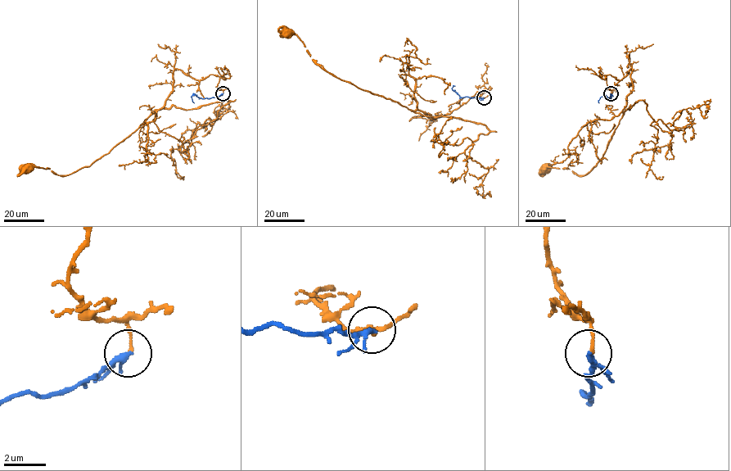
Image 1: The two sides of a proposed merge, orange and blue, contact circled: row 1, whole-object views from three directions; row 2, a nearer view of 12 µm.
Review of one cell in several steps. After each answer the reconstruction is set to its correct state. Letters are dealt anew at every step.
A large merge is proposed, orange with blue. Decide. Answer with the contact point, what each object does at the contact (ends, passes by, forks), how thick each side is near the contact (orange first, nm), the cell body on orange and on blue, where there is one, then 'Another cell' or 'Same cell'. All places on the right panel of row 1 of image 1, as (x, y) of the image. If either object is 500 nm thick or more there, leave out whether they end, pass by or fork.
Place: (611, 93). At the ring orange ends. At the ring blue passes by. Thickness 130 nm (orange) against 200 nm. Soma of orange: (546, 168). Soma of blue: none. Another cell

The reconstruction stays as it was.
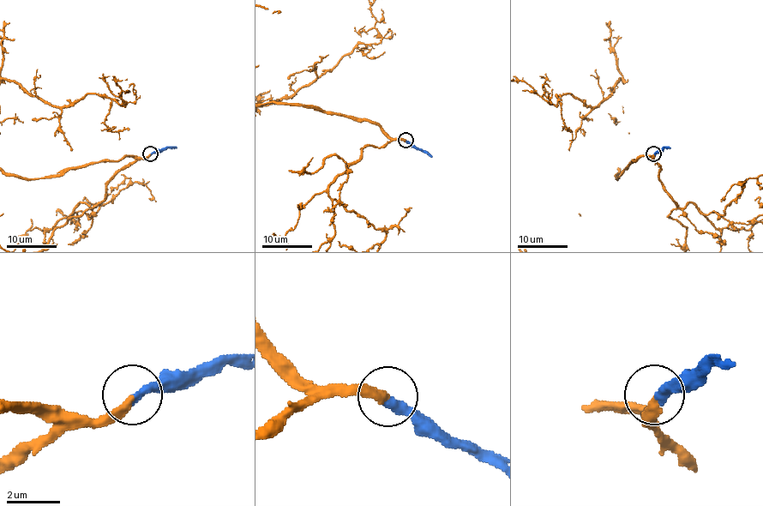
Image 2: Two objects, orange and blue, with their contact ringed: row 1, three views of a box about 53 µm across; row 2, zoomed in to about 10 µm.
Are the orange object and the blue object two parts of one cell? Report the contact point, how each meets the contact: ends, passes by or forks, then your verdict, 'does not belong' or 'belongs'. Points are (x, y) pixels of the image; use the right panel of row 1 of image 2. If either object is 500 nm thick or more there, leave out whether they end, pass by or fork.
at (653, 153); orange ends there; blue ends there; belongs

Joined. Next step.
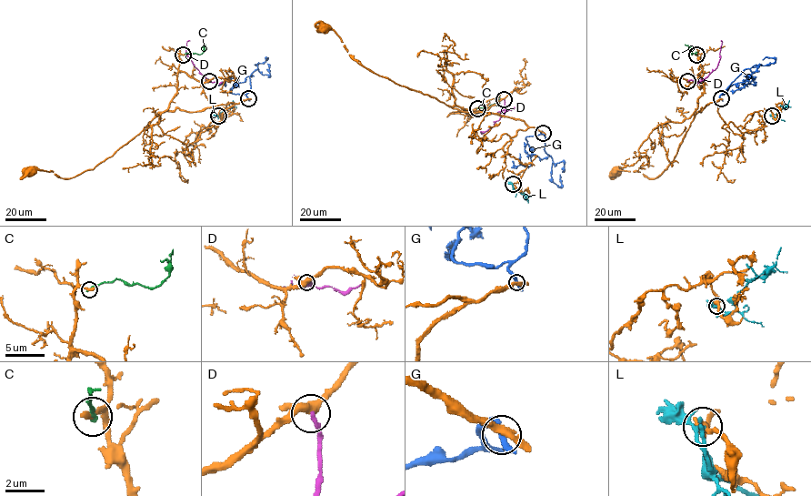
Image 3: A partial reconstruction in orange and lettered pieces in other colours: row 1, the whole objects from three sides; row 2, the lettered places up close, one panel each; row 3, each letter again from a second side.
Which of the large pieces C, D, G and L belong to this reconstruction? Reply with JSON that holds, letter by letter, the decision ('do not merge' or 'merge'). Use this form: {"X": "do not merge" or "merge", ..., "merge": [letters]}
{"C": "do not merge", "D": "do not merge", "G": "do not merge", "L": "do not merge", "merge": []}

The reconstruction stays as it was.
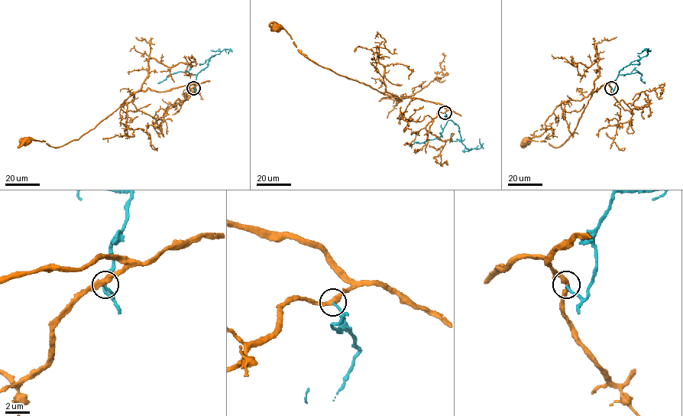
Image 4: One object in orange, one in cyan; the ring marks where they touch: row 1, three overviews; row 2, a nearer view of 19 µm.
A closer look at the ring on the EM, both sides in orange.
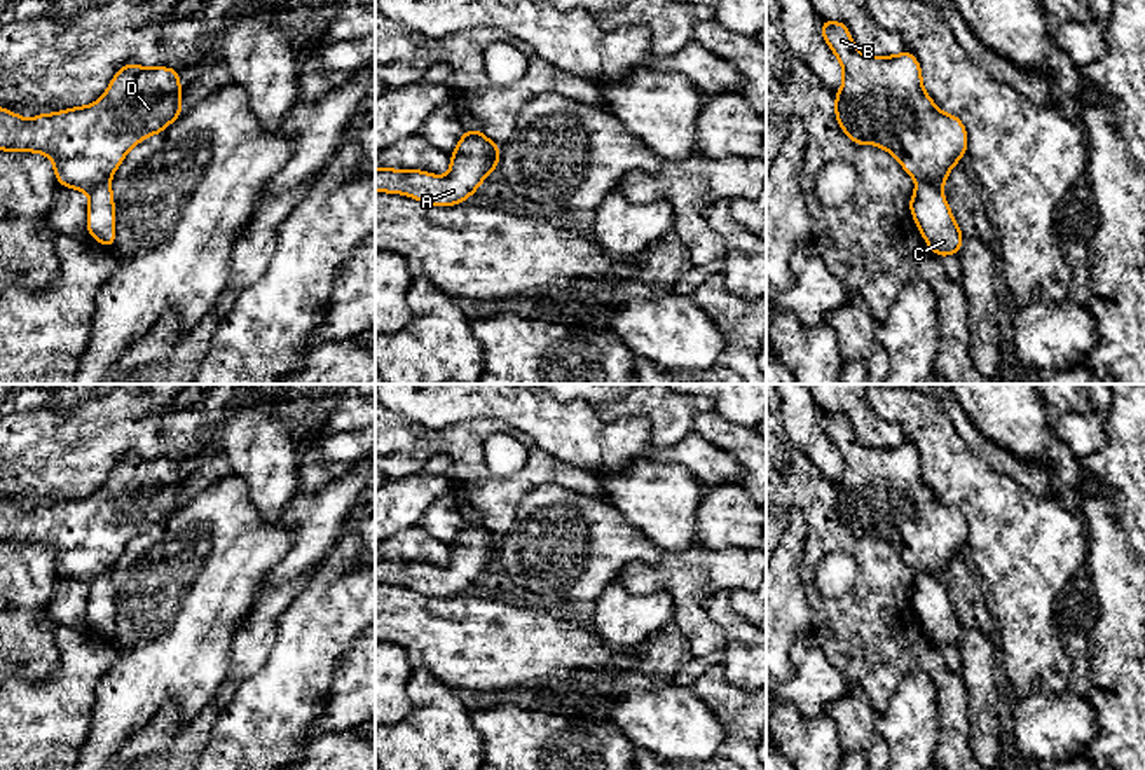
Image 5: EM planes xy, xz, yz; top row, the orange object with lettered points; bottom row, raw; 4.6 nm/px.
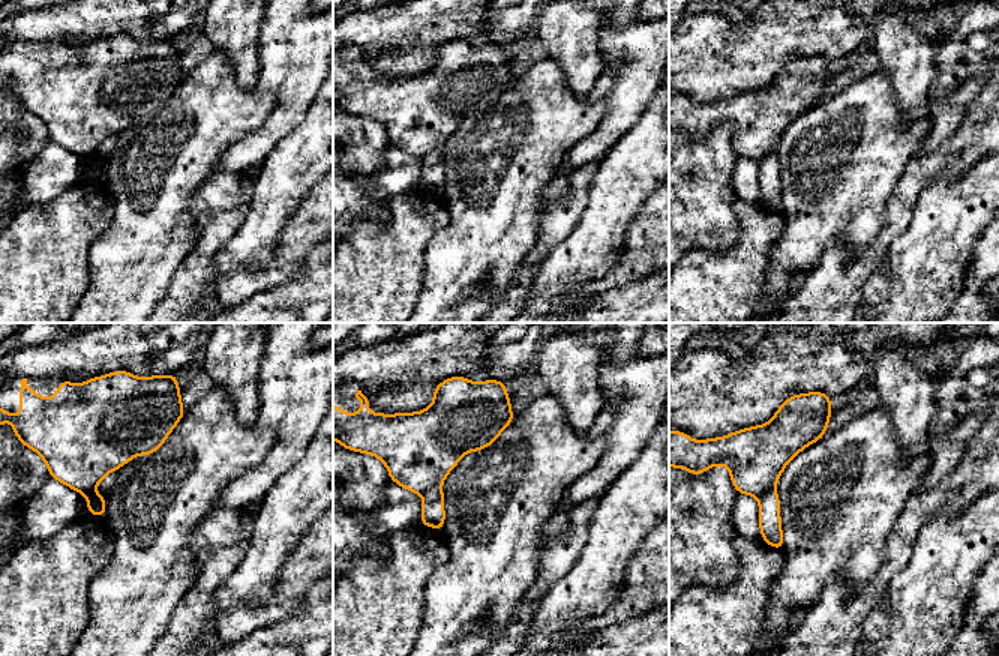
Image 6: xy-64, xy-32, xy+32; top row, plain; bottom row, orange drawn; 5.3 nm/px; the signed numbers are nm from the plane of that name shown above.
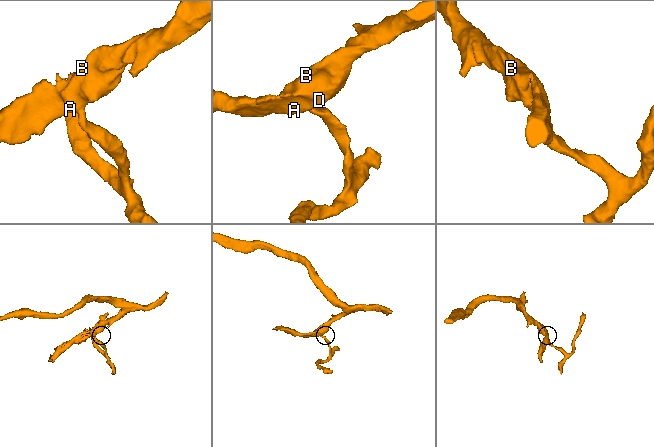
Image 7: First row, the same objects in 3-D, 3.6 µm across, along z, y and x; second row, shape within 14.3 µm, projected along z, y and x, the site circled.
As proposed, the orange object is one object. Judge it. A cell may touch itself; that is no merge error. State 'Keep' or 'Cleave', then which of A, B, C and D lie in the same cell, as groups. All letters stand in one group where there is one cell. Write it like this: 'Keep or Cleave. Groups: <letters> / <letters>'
Cleave. Groups: A B D / C

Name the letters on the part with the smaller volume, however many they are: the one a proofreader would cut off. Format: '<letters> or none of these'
C

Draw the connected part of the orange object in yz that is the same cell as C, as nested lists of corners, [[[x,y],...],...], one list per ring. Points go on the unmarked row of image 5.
[[[916,574],[908,595],[929,639],[941,650],[944,646],[958,646],[963,625],[943,581],[932,574]]]

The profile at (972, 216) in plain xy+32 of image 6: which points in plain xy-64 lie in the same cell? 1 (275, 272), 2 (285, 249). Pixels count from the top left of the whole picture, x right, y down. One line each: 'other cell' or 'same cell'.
1: other cell
2: other cell

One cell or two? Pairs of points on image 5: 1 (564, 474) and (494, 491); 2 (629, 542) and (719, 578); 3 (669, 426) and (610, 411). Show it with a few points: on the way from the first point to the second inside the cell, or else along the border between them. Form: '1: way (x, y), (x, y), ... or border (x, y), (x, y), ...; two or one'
1: way (547, 474), (533, 474), (512, 489); one
2: border (665, 552), (653, 564), (627, 563), (623, 566); two
3: way (655, 412), (651, 409), (623, 409); one

